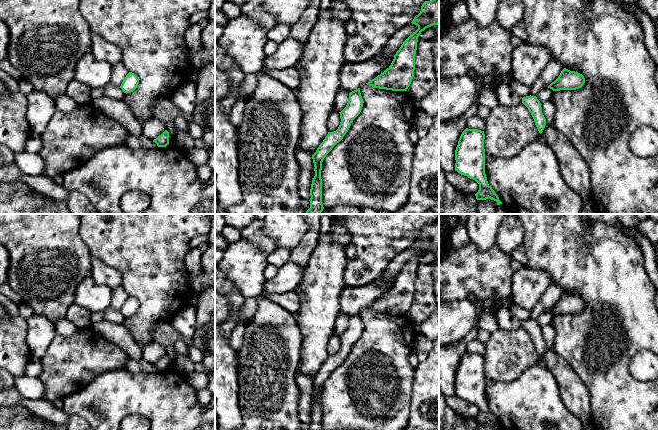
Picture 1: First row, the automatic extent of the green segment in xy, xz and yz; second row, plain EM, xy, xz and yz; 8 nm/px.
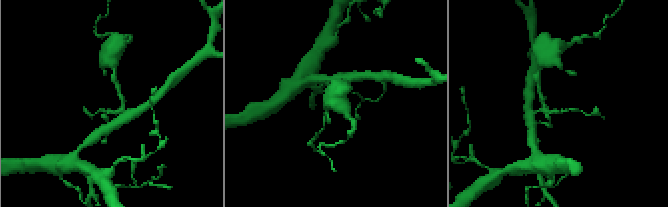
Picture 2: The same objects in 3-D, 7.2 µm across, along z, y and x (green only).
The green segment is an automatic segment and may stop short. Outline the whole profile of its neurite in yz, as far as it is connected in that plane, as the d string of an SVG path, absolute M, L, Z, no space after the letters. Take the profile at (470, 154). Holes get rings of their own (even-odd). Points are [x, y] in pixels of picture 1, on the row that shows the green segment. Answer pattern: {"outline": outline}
{"outline": "M466 128L462 132L455 150L455 171L479 184L479 190L475 194L477 200L490 198L500 205L502 202L488 184L485 174L484 139L484 131L478 129Z"}

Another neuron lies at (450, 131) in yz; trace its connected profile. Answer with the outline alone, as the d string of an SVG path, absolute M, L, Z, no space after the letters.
M478 104L471 105L458 119L439 122L439 168L444 173L455 171L455 150L467 120L477 115Z

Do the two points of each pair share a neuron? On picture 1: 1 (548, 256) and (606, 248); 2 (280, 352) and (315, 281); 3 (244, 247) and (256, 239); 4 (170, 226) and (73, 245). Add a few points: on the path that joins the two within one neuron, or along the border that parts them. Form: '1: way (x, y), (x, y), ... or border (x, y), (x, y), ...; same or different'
1: way (562, 256), (592, 256); same
2: border (297, 323), (302, 337), (301, 346); different
3: border (242, 237), (267, 255); different
4: border (79, 224), (79, 236), (91, 254); different

